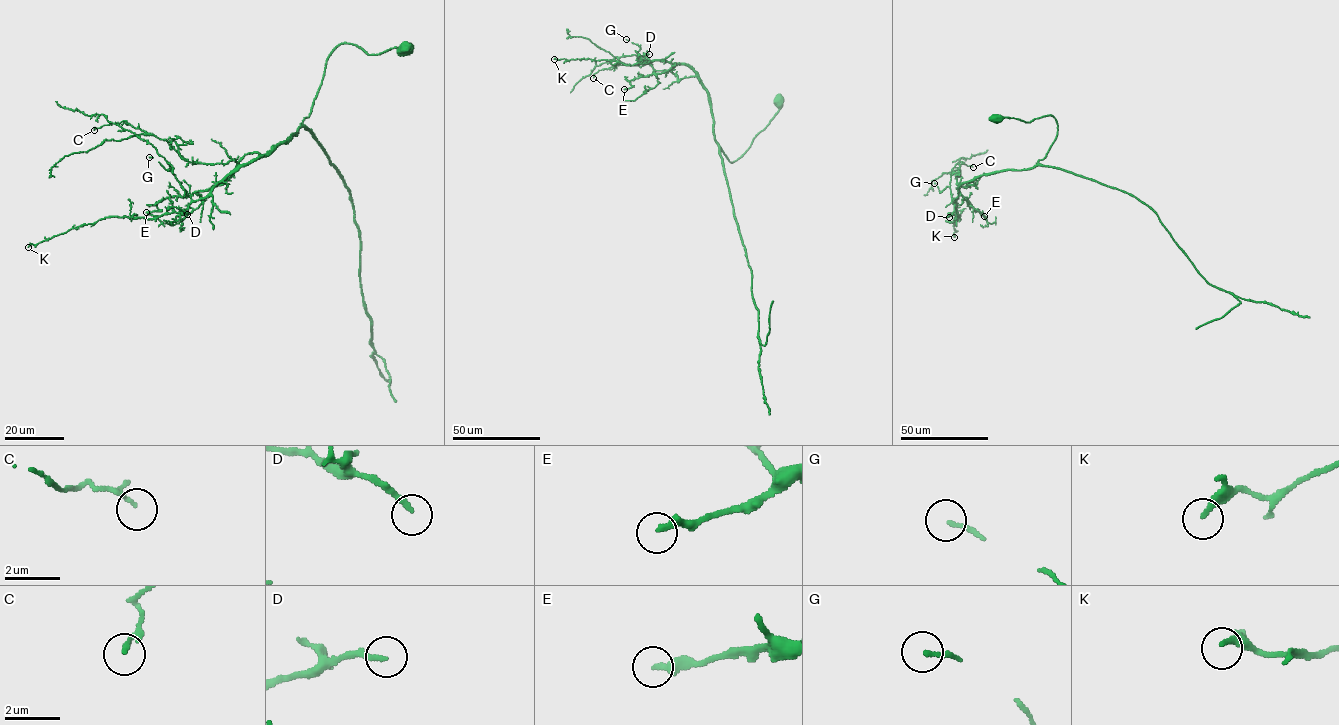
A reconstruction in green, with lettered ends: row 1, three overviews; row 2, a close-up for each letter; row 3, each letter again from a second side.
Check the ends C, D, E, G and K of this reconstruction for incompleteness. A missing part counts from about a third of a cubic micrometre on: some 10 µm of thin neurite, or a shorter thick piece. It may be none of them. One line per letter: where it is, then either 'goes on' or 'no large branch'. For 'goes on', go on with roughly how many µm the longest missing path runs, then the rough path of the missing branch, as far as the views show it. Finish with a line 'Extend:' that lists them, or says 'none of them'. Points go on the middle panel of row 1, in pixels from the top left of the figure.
C: place (593, 78); no large branch
D: place (649, 54); no large branch
E: place (624, 89); no large branch
G: place (626, 39); no large branch
K: place (554, 59); no large branch
Extend: none of them

